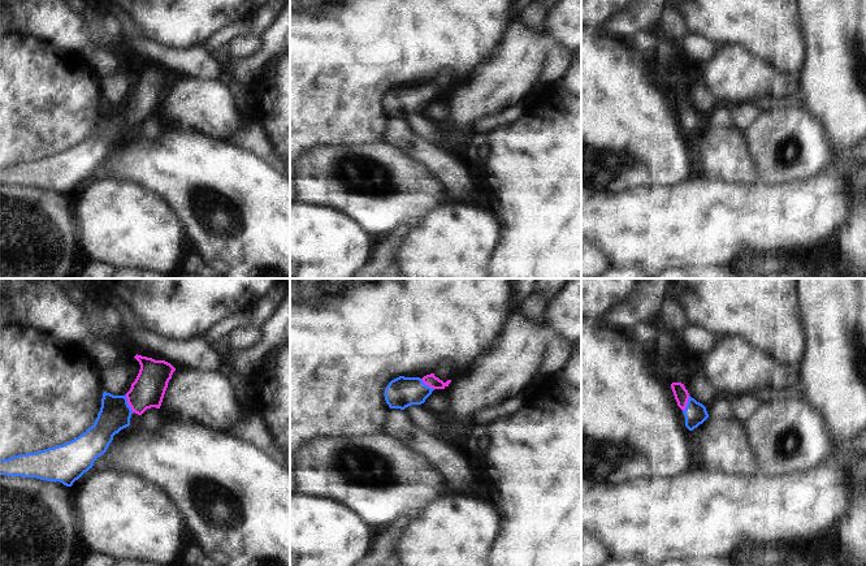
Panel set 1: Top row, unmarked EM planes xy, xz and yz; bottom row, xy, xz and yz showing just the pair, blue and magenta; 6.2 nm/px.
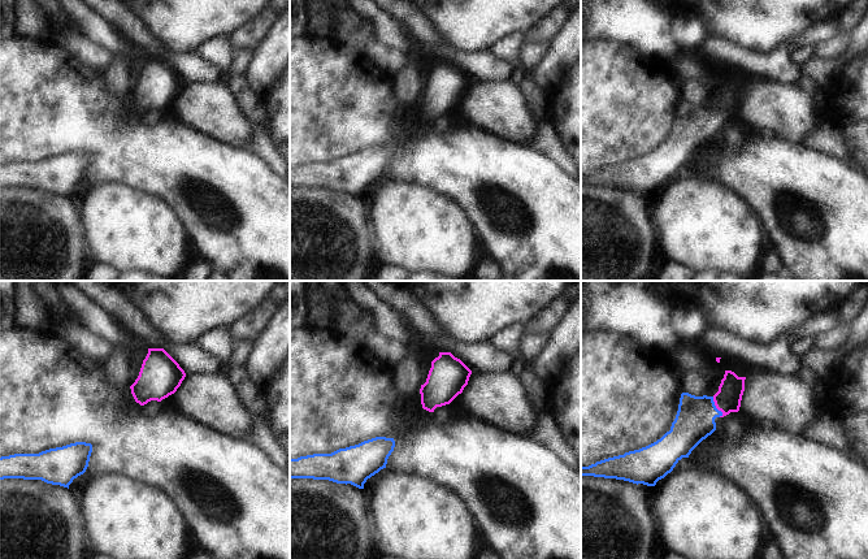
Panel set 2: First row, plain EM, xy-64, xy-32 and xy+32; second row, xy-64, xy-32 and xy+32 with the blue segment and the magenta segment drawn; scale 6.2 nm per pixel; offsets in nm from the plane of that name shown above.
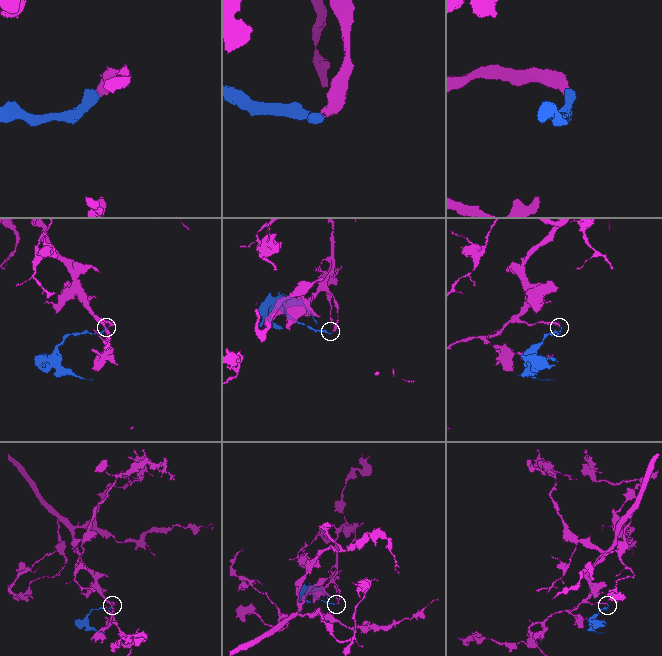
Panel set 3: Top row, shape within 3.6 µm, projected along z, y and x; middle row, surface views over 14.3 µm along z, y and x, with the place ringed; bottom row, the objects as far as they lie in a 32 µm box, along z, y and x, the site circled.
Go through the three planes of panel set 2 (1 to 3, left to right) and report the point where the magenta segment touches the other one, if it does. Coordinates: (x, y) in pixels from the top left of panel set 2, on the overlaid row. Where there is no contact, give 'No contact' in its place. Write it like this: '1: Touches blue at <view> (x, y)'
1: No contact
2: No contact
3: Touches blue at xy+32 (715, 407)

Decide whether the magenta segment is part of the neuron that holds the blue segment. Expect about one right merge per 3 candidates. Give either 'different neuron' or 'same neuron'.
same neuron

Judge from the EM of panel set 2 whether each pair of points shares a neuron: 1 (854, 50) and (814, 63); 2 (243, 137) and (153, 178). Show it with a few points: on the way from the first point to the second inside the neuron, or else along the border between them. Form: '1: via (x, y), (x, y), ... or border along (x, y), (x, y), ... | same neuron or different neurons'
1: via (843, 60), (836, 66), (824, 66) | same neuron
2: border along (203, 130), (248, 150) | different neurons

